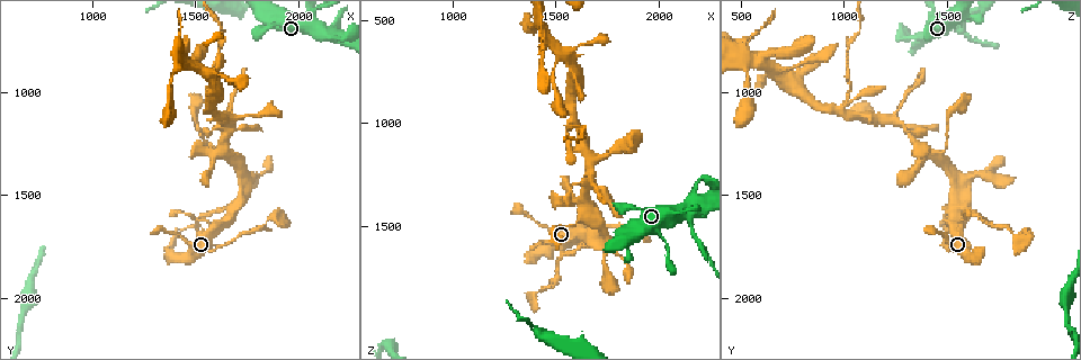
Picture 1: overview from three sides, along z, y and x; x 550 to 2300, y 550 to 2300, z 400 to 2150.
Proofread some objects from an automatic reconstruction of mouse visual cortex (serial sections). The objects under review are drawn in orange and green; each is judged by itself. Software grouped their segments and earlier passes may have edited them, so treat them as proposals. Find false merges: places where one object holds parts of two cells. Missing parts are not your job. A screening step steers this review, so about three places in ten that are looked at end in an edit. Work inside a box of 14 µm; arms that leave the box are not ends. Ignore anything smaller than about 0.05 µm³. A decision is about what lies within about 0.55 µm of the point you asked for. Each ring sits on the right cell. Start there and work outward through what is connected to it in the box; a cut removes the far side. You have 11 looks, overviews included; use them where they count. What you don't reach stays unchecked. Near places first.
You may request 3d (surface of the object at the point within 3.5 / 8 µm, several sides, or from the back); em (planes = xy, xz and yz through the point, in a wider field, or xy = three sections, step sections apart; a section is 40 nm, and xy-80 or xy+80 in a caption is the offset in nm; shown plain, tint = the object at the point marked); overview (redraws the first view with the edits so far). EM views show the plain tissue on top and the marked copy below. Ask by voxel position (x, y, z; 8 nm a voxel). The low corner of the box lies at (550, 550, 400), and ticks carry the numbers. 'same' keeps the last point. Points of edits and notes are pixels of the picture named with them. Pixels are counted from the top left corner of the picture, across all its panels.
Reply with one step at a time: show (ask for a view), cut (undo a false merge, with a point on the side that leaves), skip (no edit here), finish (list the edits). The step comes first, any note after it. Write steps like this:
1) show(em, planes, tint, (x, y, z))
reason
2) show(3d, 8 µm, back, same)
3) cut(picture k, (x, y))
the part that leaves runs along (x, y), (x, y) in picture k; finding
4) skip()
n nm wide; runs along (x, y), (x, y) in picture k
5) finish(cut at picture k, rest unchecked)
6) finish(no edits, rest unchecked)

show(3d, 3.5 µm, back, (1850, 1640, 1500))
abrupt turn

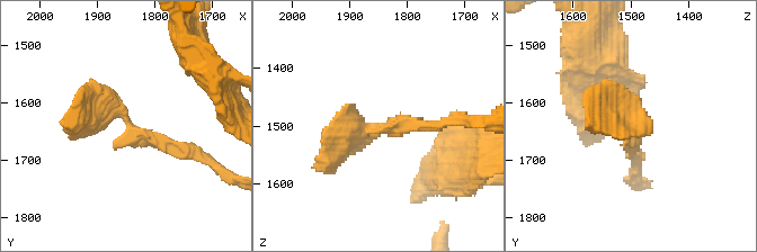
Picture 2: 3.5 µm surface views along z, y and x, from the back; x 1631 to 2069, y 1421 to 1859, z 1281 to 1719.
show(em, xy, step 2, tint, (1850, 1630, 1505))

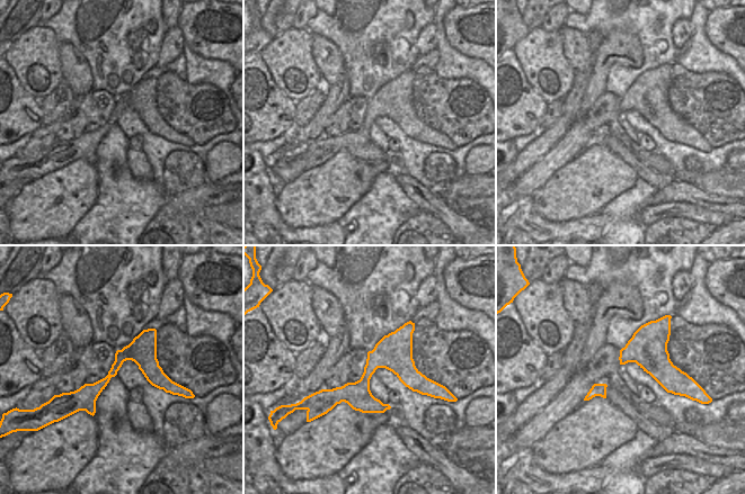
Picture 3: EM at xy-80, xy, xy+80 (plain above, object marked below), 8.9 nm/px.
show(em, xy, step 1, tint, same)

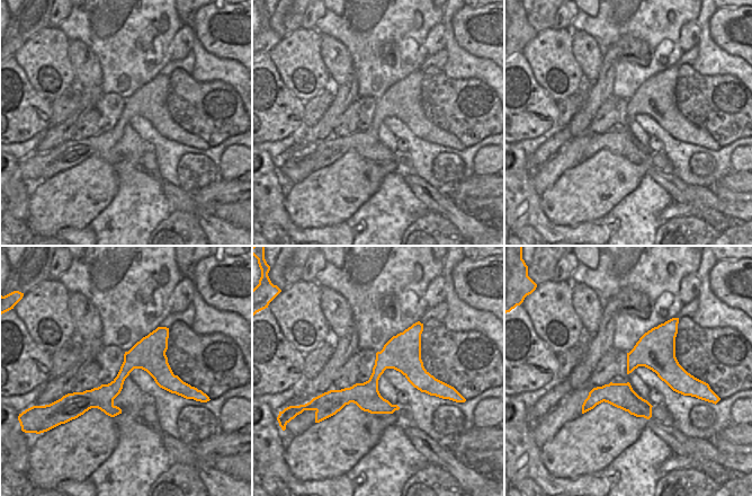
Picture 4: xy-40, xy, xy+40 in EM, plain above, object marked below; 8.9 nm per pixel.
skip()
300 nm wide; runs along (444, 122), (362, 129), (330, 164) in picture 2; all the same cell

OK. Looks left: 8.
show(em, xy, step 2, tint, (1670, 1190, 1310))
three arms meet

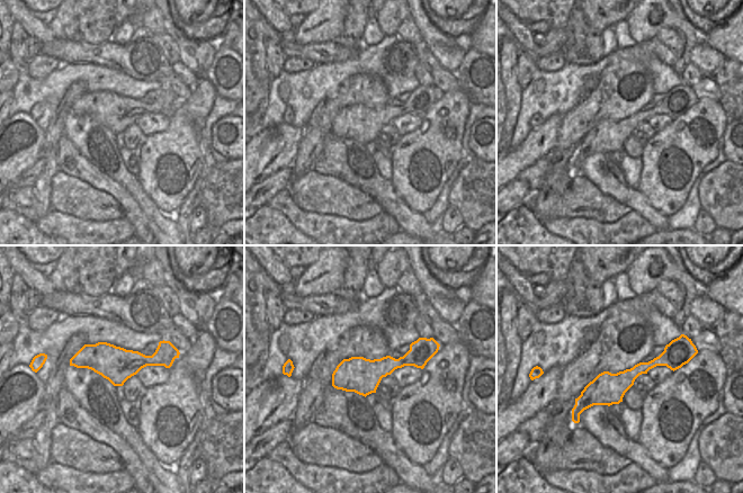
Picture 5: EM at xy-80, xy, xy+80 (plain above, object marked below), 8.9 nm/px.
show(3d, 3.5 µm, same)

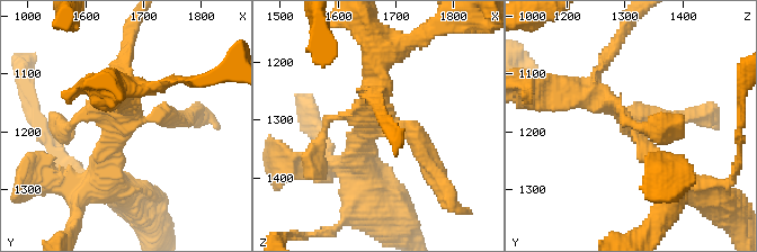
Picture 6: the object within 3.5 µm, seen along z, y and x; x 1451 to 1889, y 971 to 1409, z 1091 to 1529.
skip()
320 nm wide; runs along (680, 360), (642, 367), (578, 408) in picture 5; continuous, no second cell

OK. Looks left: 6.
show(3d, 8 µm, (1580, 1090, 1000))
four-way junction

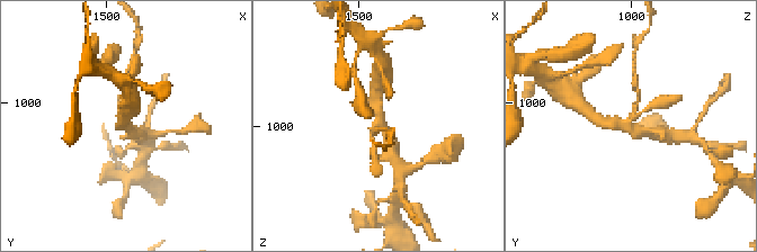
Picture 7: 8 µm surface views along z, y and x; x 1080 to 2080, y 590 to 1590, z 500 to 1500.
show(em, xy, step 2, tint, (1580, 1090, 980))
4 arms; arms of 150, 150, 300, 350 nm

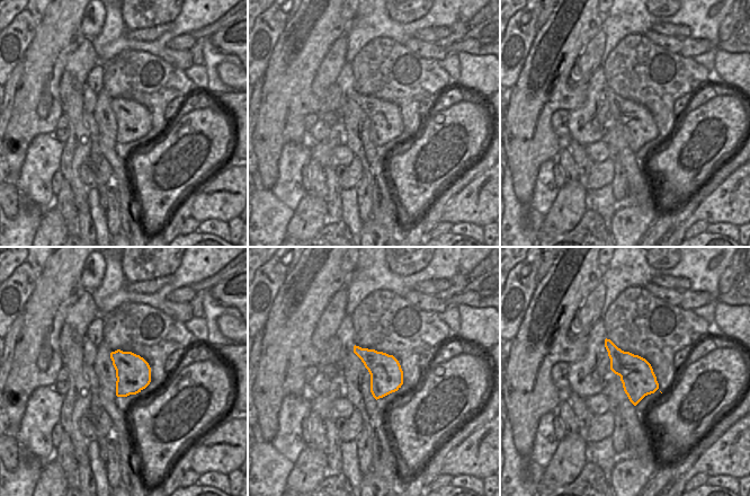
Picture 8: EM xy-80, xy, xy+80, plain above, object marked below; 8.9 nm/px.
skip()
300 nm wide; runs along (391, 150), (375, 107), (376, 92) in picture 7; one cell here

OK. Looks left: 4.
show(3d, 8 µm, (1410, 870, 530))
arms run side by side

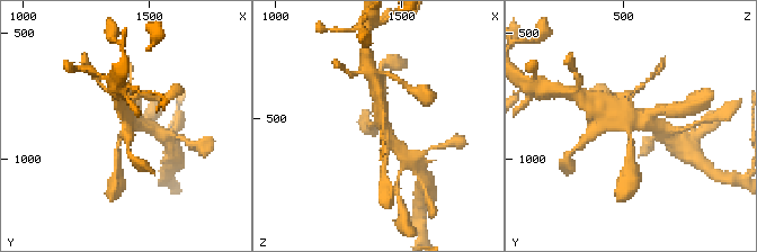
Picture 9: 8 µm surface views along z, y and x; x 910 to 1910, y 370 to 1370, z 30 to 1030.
show(3d, 3.5 µm, (1420, 860, 520))
closer look

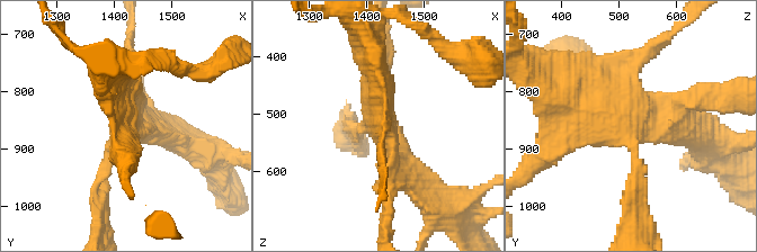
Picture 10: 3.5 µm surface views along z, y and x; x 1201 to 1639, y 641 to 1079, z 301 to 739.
show(em, xy, step 1, tint, same)

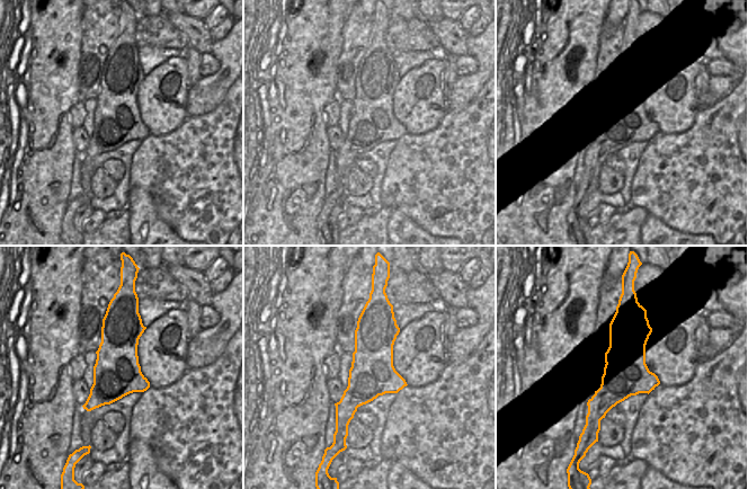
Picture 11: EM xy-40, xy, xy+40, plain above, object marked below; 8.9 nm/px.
skip()
runs along (379, 313), (345, 425) in picture 11; all the same cell

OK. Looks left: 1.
finish(no edits, rest unchecked)

